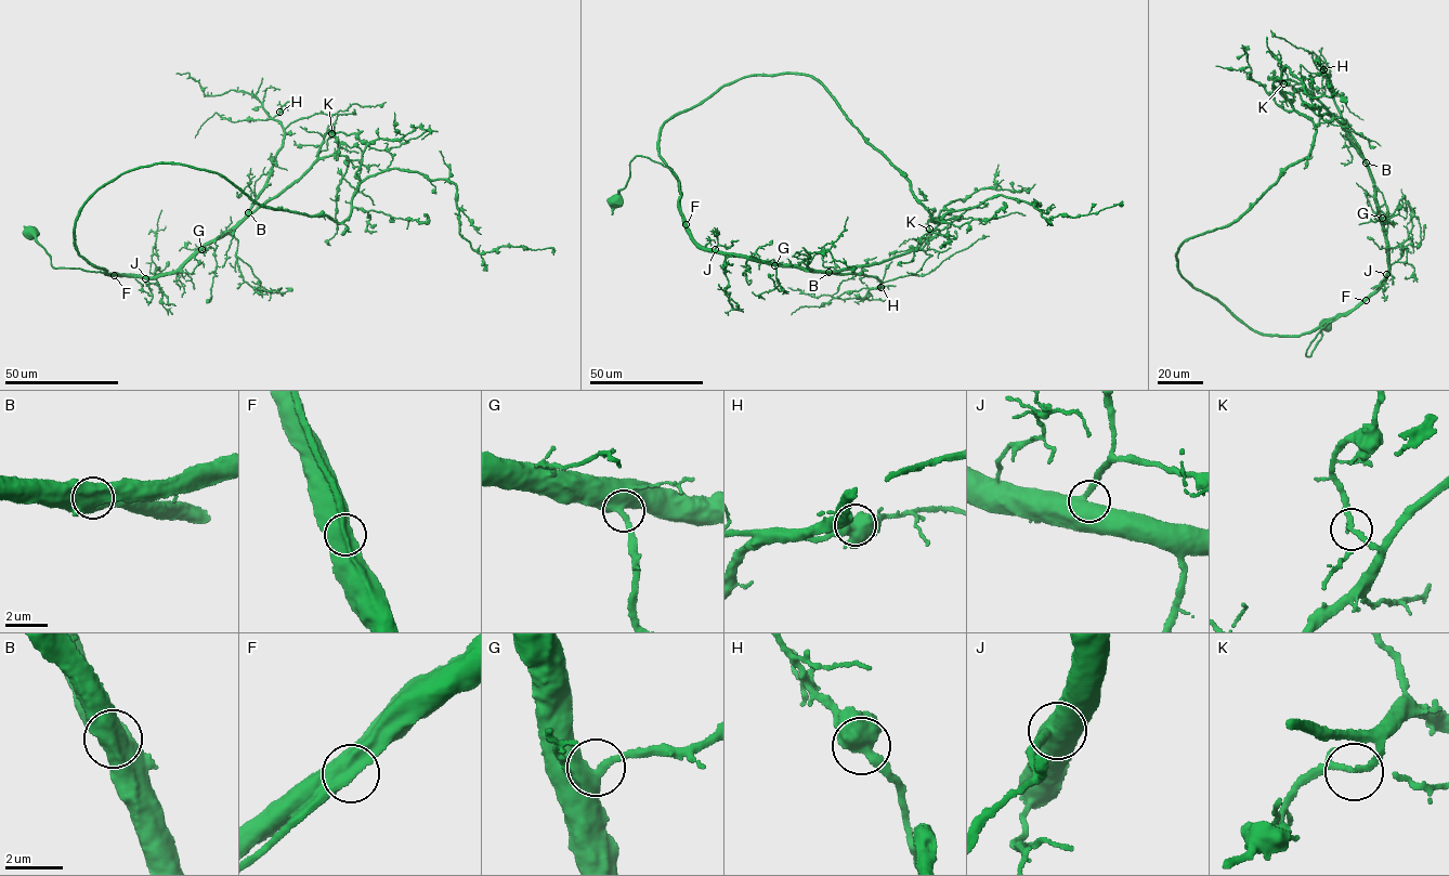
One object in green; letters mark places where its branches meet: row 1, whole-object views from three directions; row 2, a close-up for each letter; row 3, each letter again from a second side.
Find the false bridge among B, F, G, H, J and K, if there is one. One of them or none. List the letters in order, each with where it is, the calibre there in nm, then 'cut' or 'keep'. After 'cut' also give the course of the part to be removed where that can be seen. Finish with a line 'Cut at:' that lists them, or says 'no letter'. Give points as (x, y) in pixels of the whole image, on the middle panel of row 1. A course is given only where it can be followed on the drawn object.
B: (829, 272) | 700 nm | keep
F: (686, 224) | 850 nm | keep
G: (774, 265) | 460 nm | keep
H: (880, 287) | 550 nm | keep
J: (715, 249) | 550 nm | keep
K: (929, 229) | 200 nm | keep
Cut at: no letter

